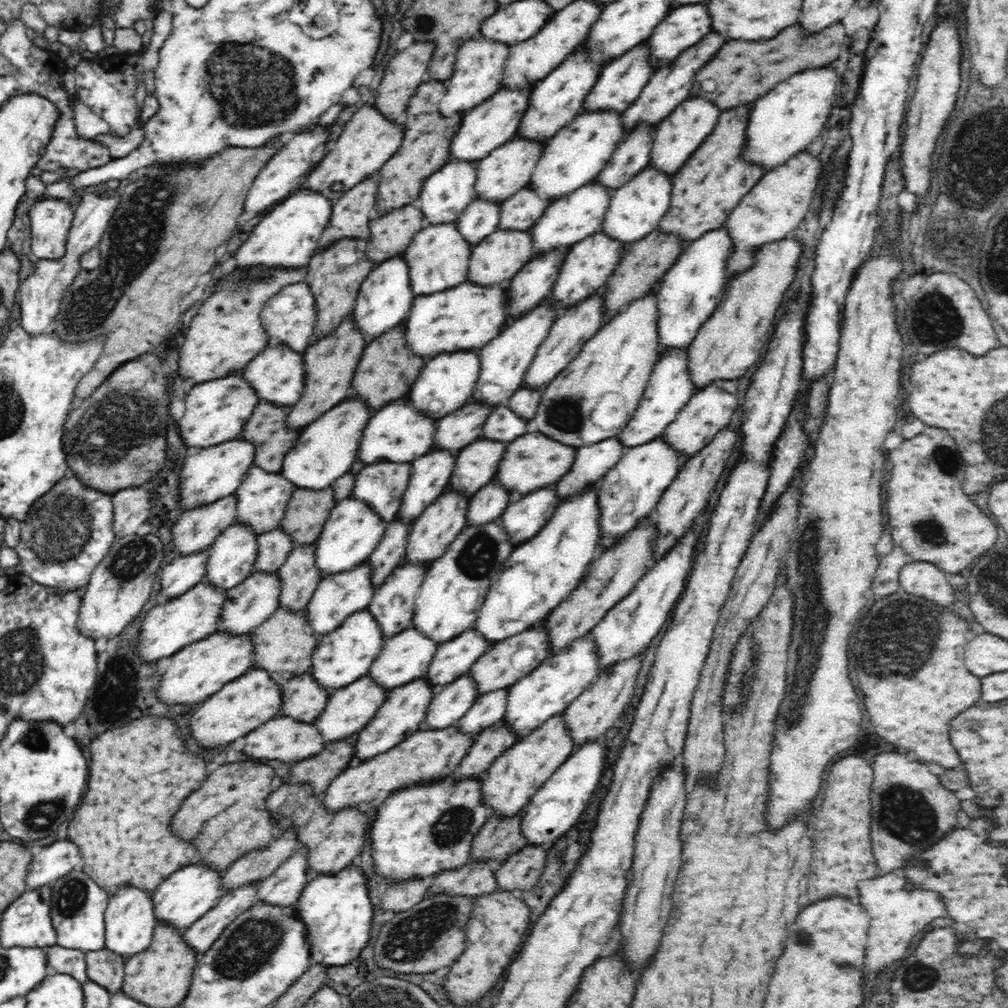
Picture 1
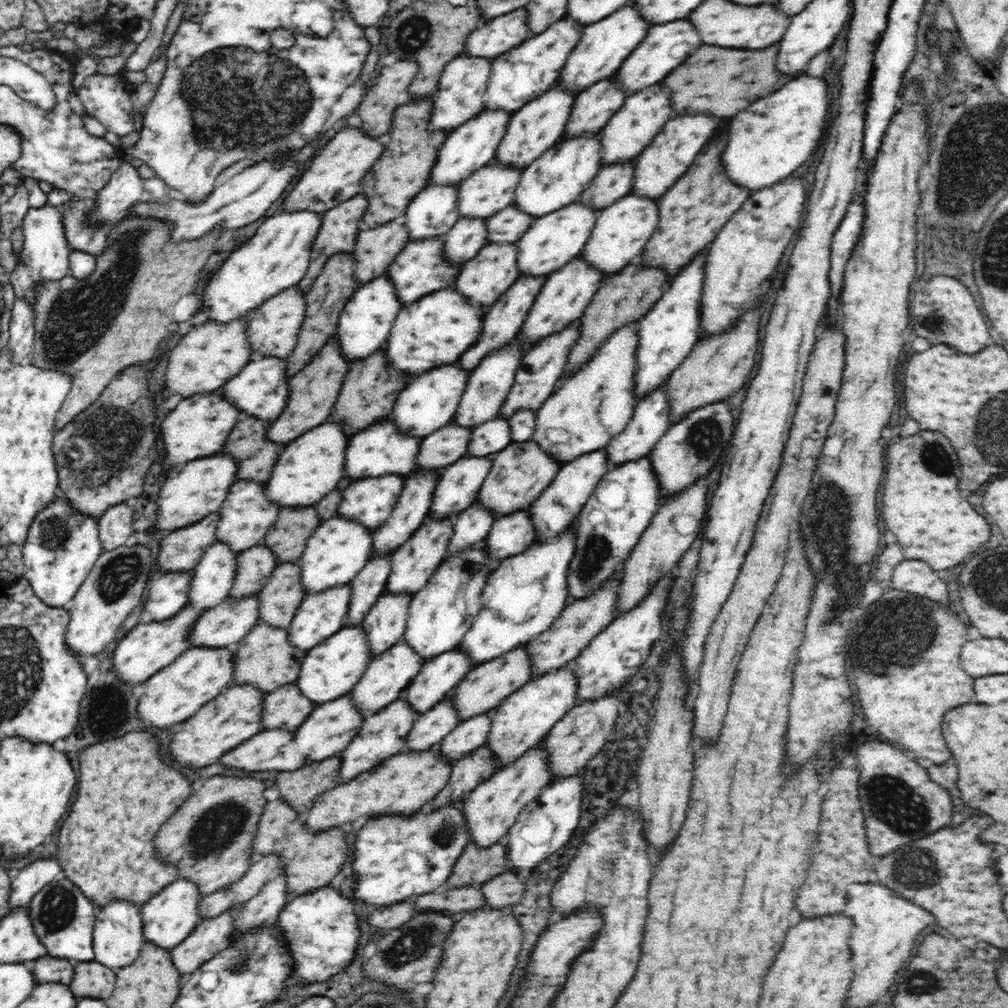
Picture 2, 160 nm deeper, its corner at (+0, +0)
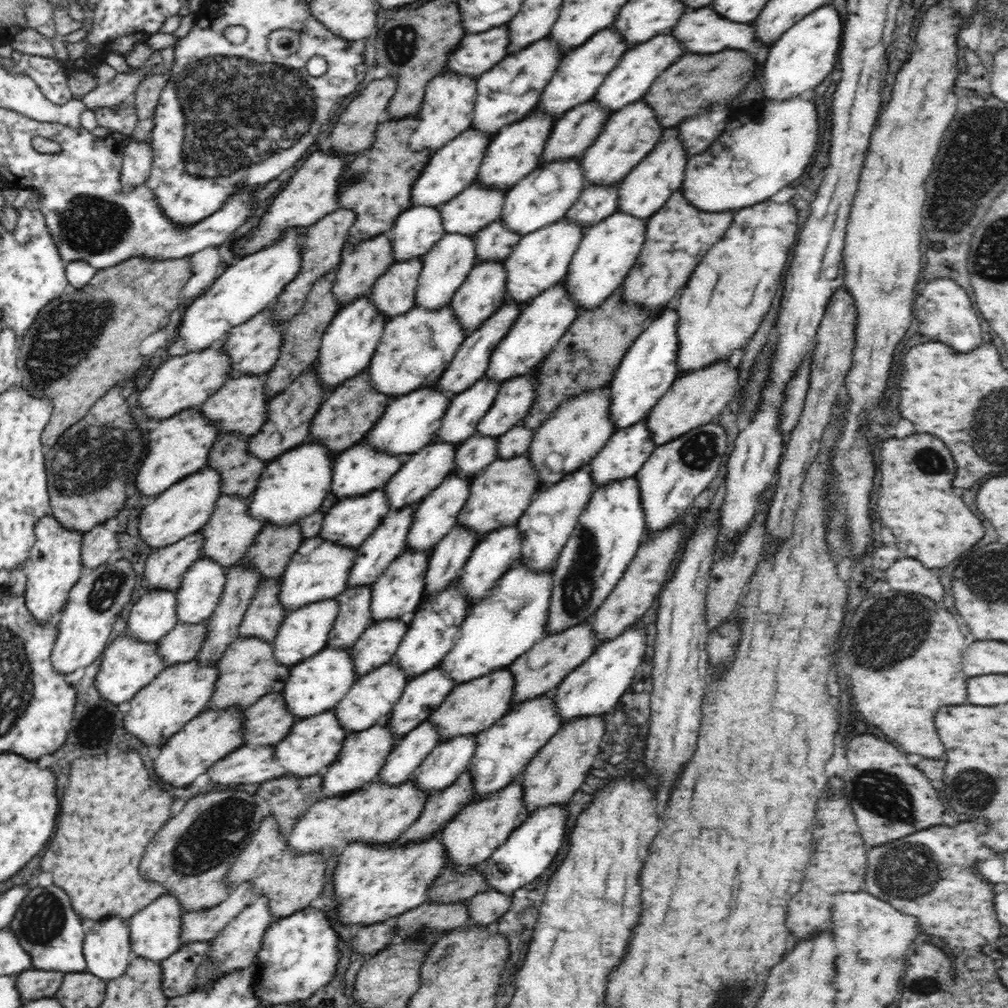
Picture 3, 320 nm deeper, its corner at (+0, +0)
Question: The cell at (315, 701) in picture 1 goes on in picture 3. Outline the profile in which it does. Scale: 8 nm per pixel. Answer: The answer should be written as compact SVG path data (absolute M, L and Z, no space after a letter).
M283 693L266 694L244 713L244 746L278 744L298 720L286 711Z

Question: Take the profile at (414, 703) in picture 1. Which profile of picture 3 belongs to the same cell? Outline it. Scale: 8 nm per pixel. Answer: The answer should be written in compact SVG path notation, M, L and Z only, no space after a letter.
M387 718L362 732L349 733L343 742L340 754L322 772L322 792L325 798L352 793L362 788L364 784L374 781L385 763L386 757L392 752L397 742L398 740L393 738L393 734L390 732Z

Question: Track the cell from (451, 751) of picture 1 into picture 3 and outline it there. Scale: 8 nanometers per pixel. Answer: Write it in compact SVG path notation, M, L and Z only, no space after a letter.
M415 777L402 784L388 786L375 779L362 788L342 796L330 796L315 802L286 834L287 845L296 855L332 852L340 842L363 842L370 847L396 841L413 825L430 798L415 785Z

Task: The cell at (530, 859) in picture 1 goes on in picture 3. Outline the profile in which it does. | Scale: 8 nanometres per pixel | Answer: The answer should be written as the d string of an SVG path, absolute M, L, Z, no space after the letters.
M495 890L474 895L467 900L469 923L476 926L488 926L497 922L512 904L512 895L506 896Z

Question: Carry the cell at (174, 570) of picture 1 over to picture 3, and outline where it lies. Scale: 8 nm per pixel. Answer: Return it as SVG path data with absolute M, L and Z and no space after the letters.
M150 591L135 599L124 635L144 643L159 643L178 624L176 604L176 591Z

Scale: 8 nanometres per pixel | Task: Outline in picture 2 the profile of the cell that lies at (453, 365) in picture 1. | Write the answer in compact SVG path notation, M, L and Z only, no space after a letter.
M458 362L438 367L438 369L434 368L422 375L412 377L394 403L389 418L393 420L395 427L407 436L423 439L453 420L471 374L470 371L464 371Z

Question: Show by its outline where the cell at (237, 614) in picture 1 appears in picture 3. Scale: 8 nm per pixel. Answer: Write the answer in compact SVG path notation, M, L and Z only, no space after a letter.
M205 621L198 624L180 622L158 643L157 654L165 662L165 666L176 666L180 662L190 662L206 640L208 630Z

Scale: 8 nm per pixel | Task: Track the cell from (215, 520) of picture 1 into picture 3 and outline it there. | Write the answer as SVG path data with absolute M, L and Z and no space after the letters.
M200 530L174 542L170 546L153 550L145 561L141 577L143 588L150 591L177 591L184 574L200 558L203 534Z

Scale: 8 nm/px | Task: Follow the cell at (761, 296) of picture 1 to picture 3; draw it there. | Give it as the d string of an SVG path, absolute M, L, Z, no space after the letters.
M728 360L710 364L706 369L685 373L676 378L668 392L658 400L647 416L647 427L651 432L651 440L655 446L662 446L670 440L680 438L682 434L690 432L702 426L714 422L714 416L718 416L728 409L727 405L732 397L738 395L738 378L741 369L730 368Z

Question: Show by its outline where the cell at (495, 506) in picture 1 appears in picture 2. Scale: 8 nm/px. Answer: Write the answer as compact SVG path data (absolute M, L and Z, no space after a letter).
M479 502L472 503L454 518L453 533L447 546L447 556L454 556L478 542L483 542L496 520L495 514Z

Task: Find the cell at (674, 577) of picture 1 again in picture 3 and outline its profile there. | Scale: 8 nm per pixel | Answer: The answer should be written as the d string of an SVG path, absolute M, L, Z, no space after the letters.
M634 624L628 630L609 642L598 644L597 648L580 666L576 666L553 691L558 715L562 722L585 717L602 718L626 692L637 673L638 666L644 660L647 648L646 630Z

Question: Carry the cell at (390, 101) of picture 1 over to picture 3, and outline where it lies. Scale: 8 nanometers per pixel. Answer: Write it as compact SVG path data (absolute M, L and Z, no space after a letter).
M388 76L382 79L374 79L366 85L366 88L362 90L360 96L354 98L348 108L340 114L338 122L334 128L331 128L329 148L330 153L340 153L340 155L355 155L355 153L362 153L363 150L369 148L376 138L376 130L382 123L382 120L386 119L386 112L388 104L392 96L396 94L397 80L395 76Z

